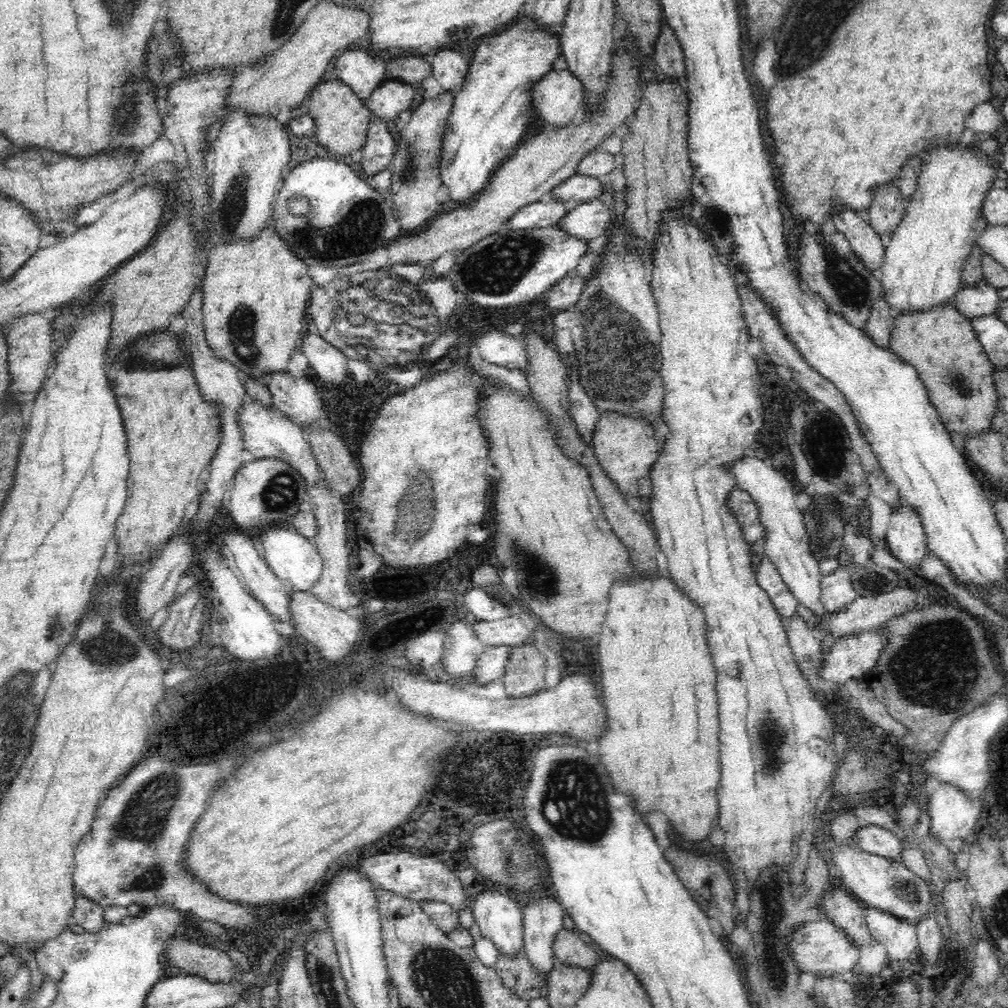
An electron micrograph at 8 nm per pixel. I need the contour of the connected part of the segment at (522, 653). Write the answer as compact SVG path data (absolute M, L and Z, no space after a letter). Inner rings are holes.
M532 640L526 646L514 647L505 667L505 688L508 699L522 699L545 689L545 658Z

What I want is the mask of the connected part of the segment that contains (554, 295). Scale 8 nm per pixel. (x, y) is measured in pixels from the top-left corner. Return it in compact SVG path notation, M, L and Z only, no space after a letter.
M568 274L553 284L543 298L546 298L546 303L550 304L553 309L567 309L568 306L580 300L580 296L586 288L586 282L588 282L588 277Z

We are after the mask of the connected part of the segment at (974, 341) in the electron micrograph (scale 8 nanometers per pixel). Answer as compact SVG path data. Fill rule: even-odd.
M953 298L934 303L929 307L902 309L893 315L893 332L889 344L890 347L894 347L894 351L899 356L916 368L946 428L950 432L957 432L961 435L982 430L990 425L997 402L997 390L993 377L995 366L978 339L972 320L972 317L968 317L964 311L958 309Z

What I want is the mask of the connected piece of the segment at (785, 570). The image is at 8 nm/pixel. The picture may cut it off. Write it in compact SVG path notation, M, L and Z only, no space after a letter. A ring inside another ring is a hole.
M748 456L744 462L736 464L736 472L740 488L754 495L762 509L762 521L768 525L768 536L758 544L758 550L768 553L774 563L778 563L784 581L794 589L798 602L815 612L820 618L820 625L825 623L828 614L824 613L819 603L822 570L820 570L820 553L814 552L812 545L812 530L806 523L804 510L794 503L796 490L792 482L773 465L772 462L757 457Z

